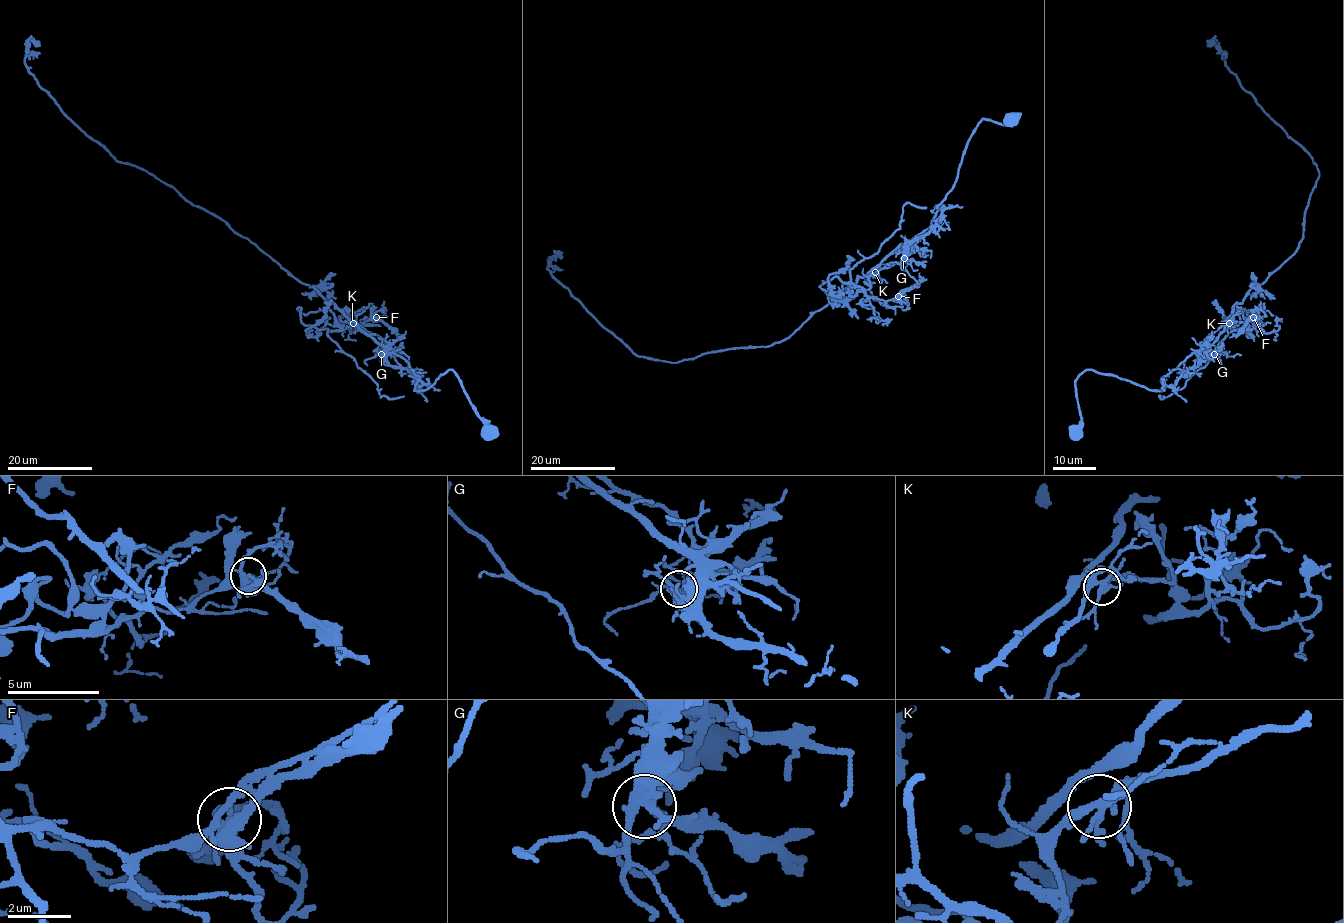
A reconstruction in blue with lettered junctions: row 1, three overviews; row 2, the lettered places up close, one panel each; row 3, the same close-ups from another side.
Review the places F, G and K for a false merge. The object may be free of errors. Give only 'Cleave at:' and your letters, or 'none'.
Cleave at: K

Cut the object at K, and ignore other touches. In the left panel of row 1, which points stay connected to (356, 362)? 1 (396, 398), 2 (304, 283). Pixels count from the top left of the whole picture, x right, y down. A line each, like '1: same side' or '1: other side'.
1: same side
2: other side

